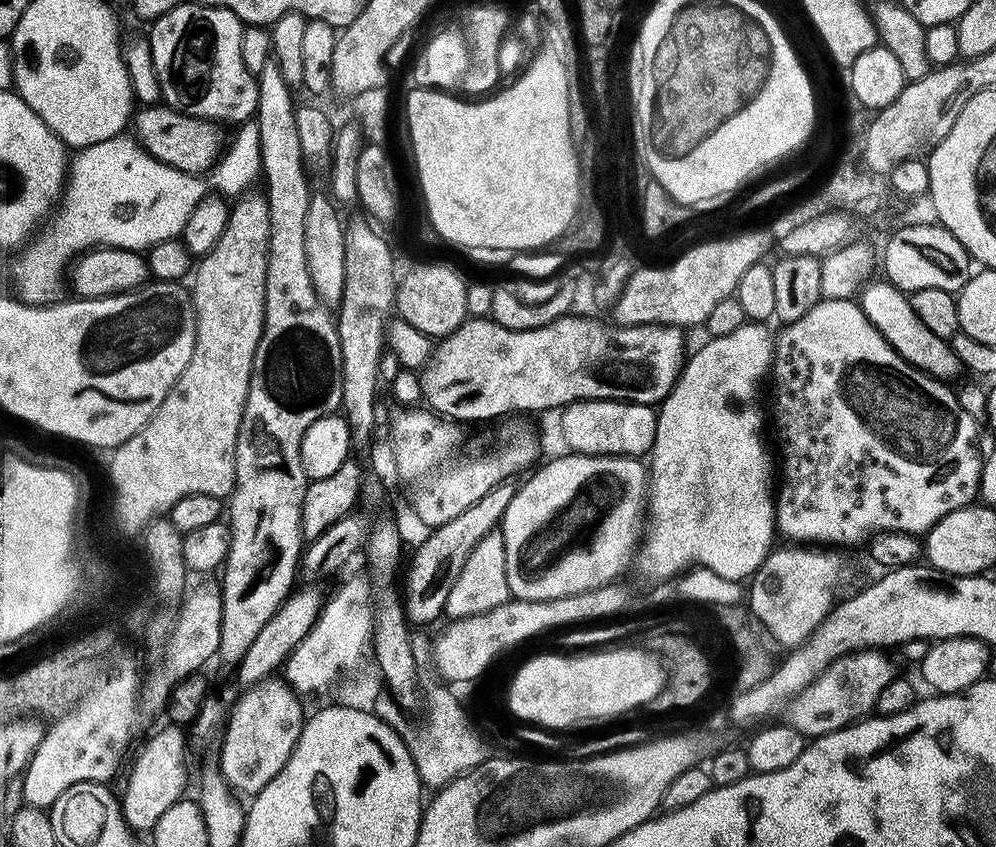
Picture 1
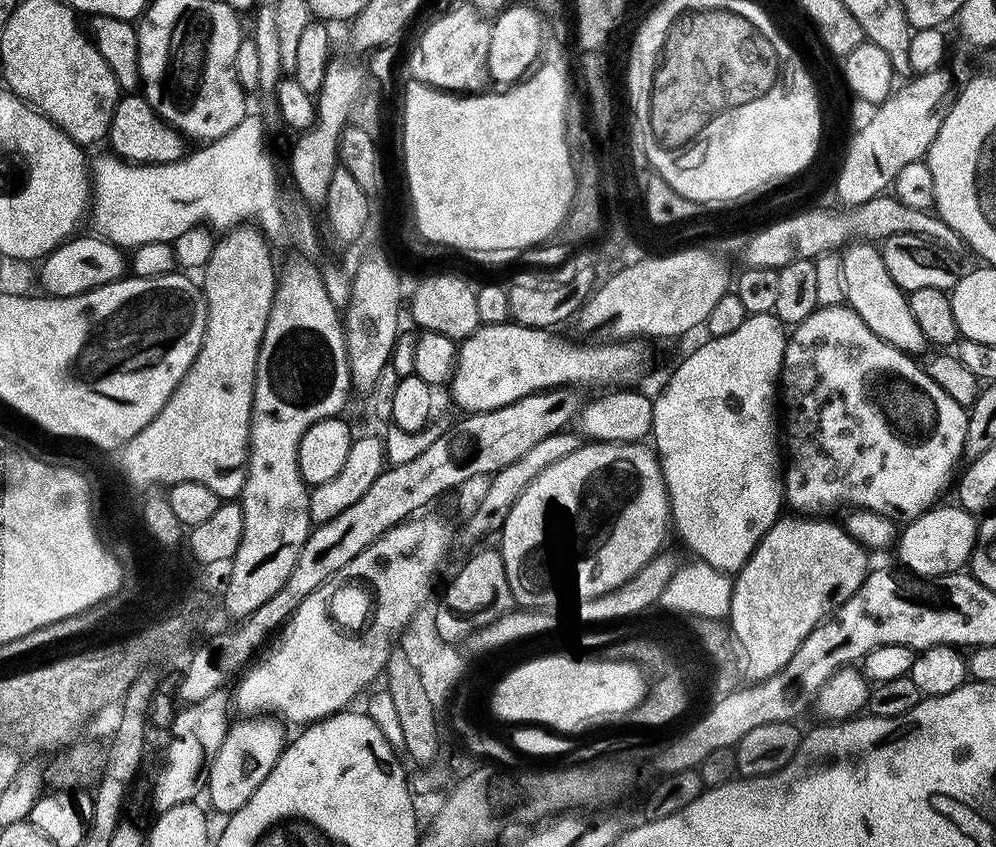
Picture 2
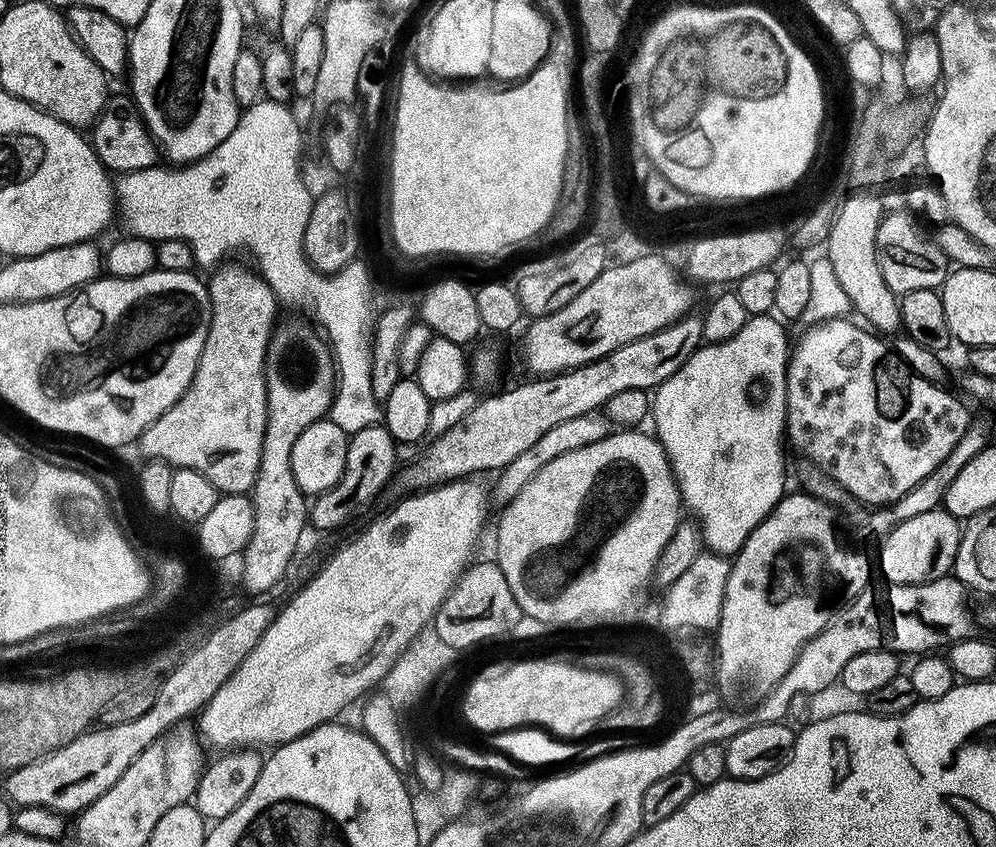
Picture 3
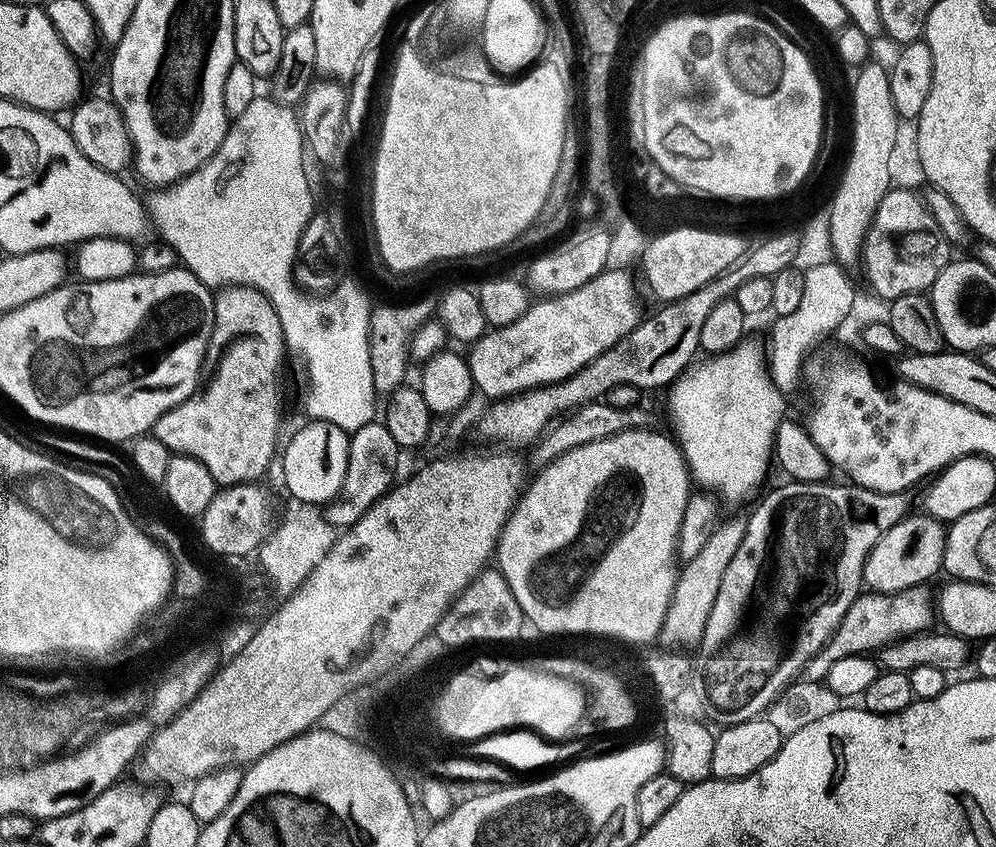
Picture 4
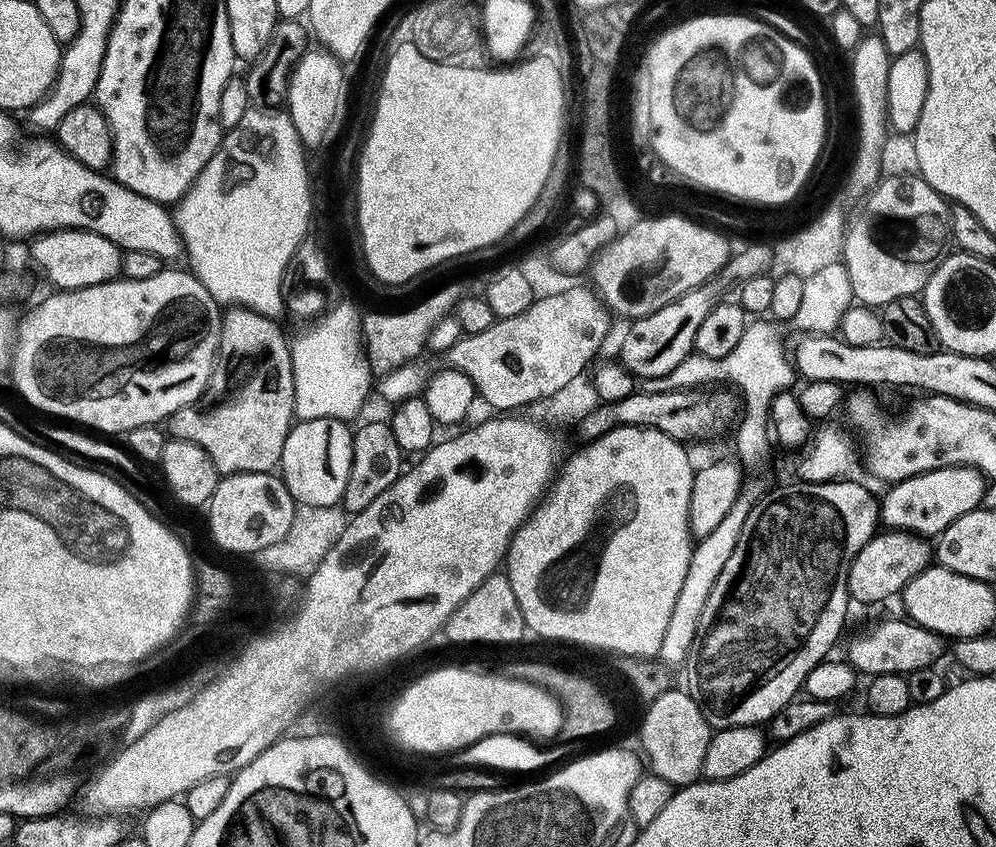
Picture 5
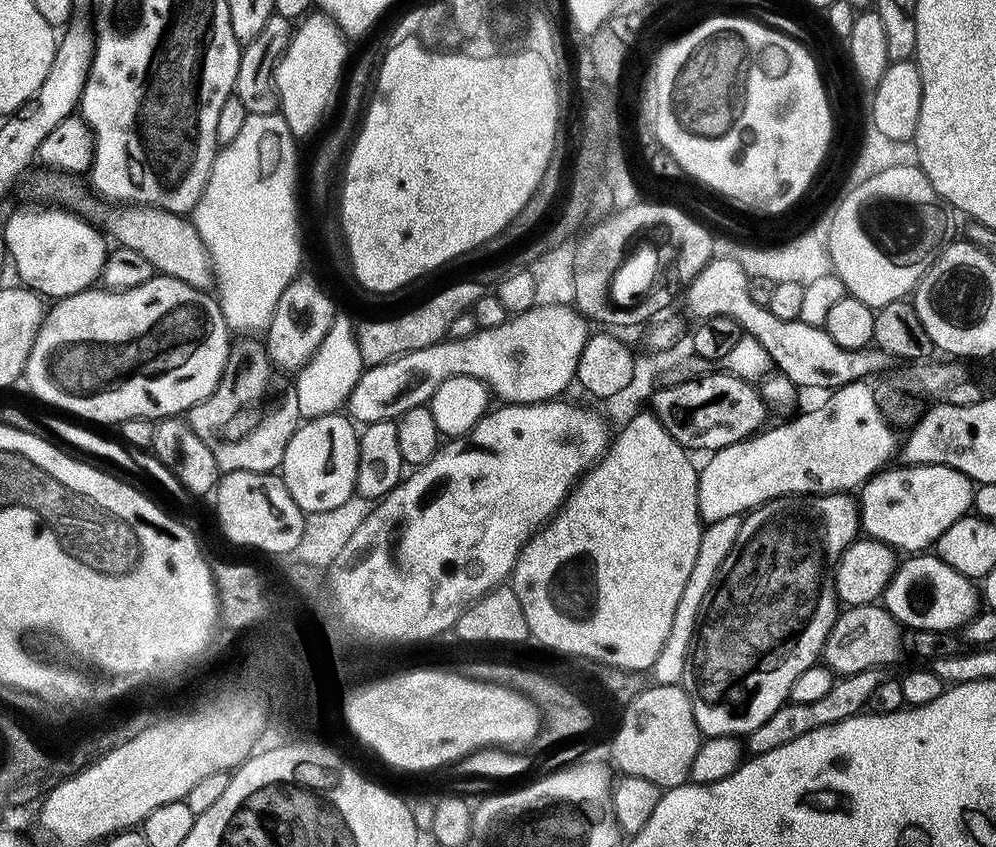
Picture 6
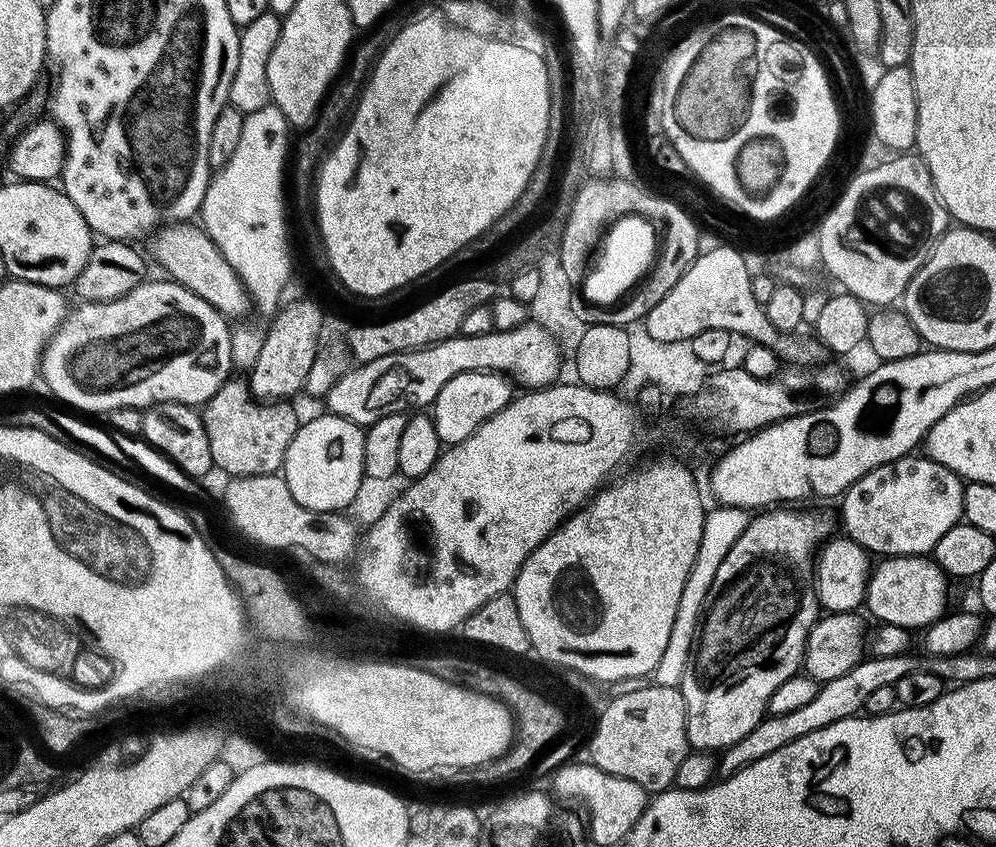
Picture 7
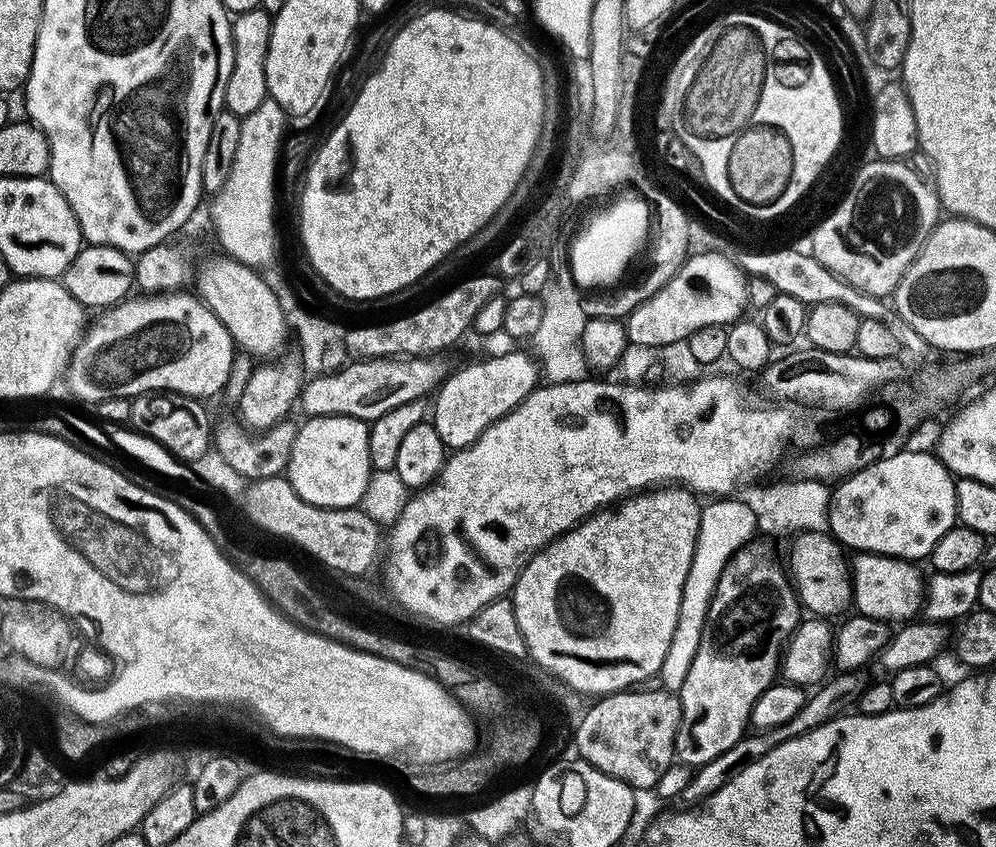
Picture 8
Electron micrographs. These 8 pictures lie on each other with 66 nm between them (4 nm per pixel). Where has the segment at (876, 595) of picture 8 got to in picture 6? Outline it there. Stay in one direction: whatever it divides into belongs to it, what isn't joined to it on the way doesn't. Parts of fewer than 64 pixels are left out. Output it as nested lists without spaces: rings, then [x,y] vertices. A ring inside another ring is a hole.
[[[916,554],[905,560],[897,567],[882,597],[884,607],[903,627],[956,632],[976,616],[980,596],[969,577],[942,562],[935,554]]]

